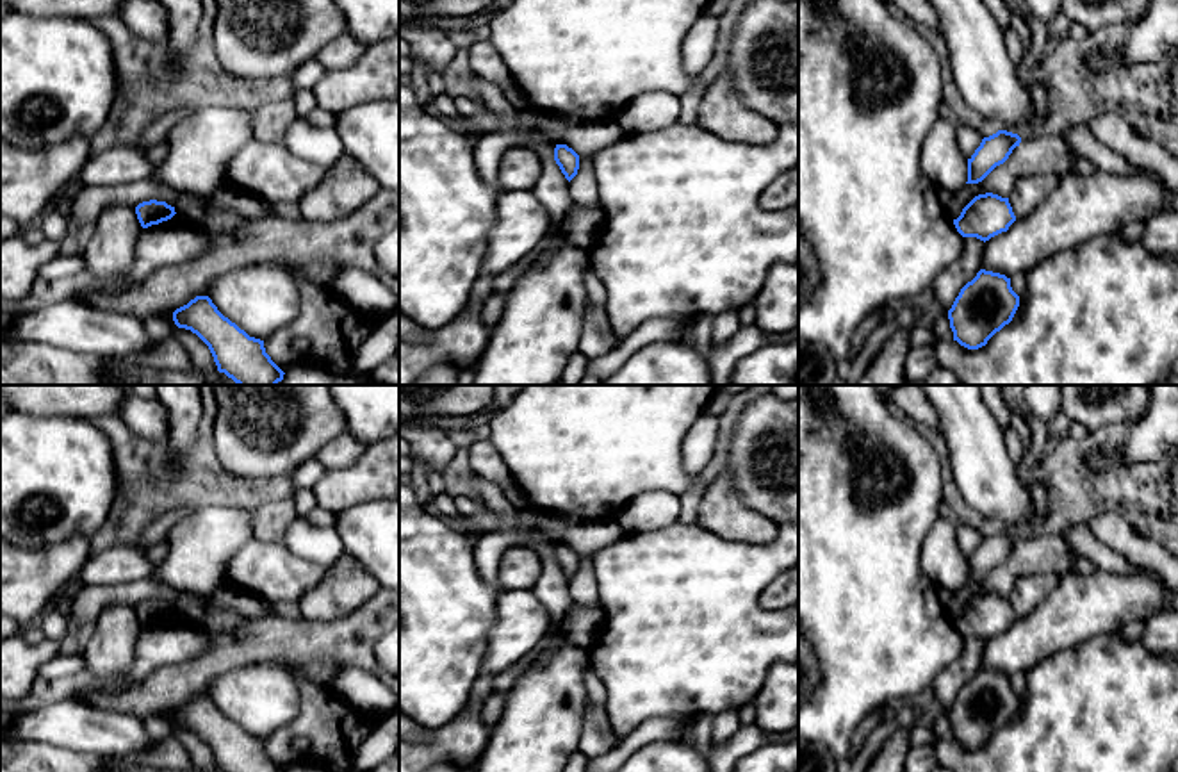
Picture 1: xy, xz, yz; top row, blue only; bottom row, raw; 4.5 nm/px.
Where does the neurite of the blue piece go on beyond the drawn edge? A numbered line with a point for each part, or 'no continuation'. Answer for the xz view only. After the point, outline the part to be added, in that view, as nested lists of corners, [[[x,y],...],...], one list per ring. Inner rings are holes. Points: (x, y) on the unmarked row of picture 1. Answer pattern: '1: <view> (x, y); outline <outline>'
1: xz (585, 535); outline [[[538,512],[540,528],[556,544],[567,544],[577,554],[593,554],[601,547],[622,540],[627,531],[611,519],[585,519],[572,513]]]

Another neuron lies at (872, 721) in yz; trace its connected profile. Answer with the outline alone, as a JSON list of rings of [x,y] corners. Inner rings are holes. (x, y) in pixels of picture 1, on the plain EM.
[[[879,711],[870,713],[863,724],[857,727],[857,731],[852,736],[852,743],[850,743],[850,751],[848,751],[848,758],[854,760],[864,747],[864,743],[868,742],[868,736],[871,735],[871,731],[880,724],[882,715]]]

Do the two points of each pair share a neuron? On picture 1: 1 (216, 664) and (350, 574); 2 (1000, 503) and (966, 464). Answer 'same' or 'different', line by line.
1: different
2: same

